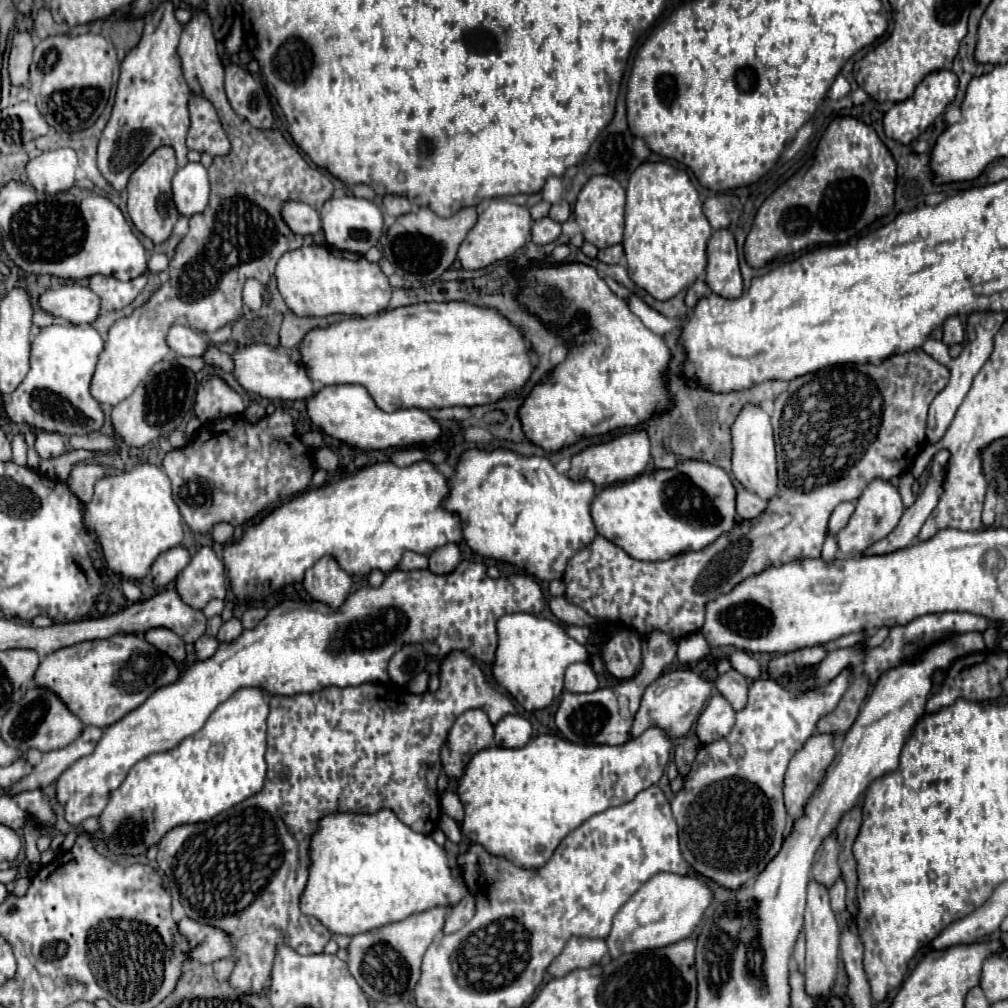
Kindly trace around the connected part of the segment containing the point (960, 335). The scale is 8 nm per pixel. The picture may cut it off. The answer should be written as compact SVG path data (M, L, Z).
M956 316L948 318L942 328L944 328L944 338L942 338L942 342L944 342L946 346L960 344L960 342L964 340L964 326L962 326L960 318L956 318Z

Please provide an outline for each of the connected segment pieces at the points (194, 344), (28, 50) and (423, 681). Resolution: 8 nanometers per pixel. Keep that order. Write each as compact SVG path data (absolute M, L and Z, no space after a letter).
M176 324L168 332L168 346L176 354L190 358L190 356L202 356L206 352L206 348L208 348L208 342L196 330L192 330L192 328L184 326L184 324Z
M28 32L14 34L10 60L8 60L8 72L10 72L10 80L14 86L28 84L28 68L32 62L32 50L34 50L34 44Z
M420 672L416 678L412 678L412 682L408 682L408 690L412 694L422 694L428 690L428 672Z

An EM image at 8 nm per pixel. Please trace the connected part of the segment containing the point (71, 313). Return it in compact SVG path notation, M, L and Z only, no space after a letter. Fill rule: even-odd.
M62 284L46 290L40 296L40 306L48 314L74 324L92 324L100 314L100 298L80 284Z

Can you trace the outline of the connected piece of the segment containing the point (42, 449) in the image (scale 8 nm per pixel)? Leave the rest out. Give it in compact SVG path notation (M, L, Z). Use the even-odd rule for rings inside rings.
M38 432L34 448L42 460L56 458L56 456L66 452L66 444L64 444L62 436L56 432Z

